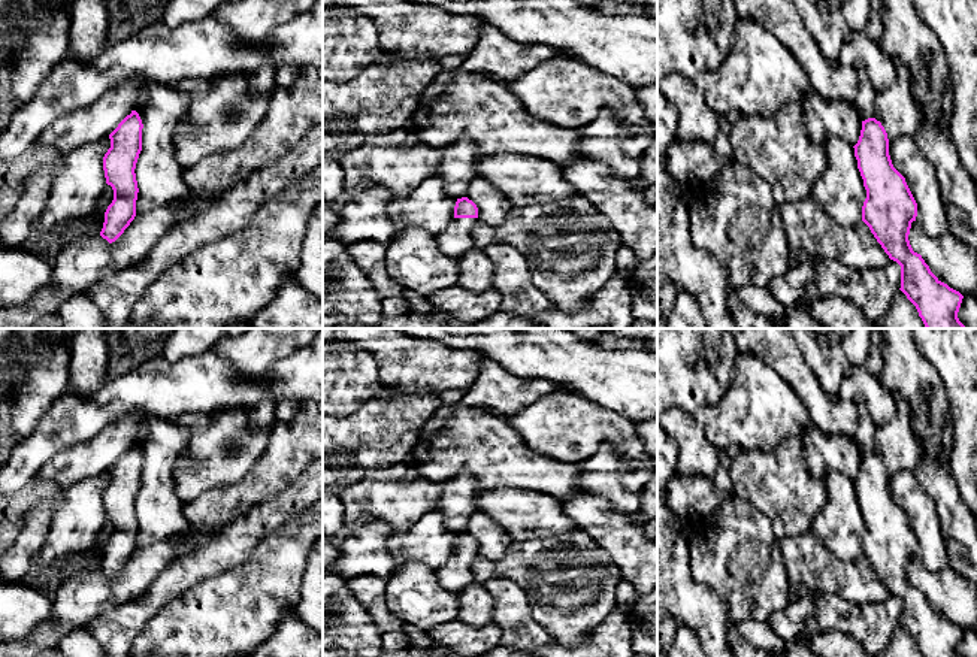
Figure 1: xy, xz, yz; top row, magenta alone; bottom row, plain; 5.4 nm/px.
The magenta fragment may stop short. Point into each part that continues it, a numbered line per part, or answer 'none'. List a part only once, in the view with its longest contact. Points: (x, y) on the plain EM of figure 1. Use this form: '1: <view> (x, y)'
1: xz (454, 575)

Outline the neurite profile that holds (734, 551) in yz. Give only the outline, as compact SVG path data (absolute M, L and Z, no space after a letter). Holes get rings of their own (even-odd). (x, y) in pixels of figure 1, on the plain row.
M733 493L725 494L713 515L692 526L690 570L726 600L733 624L766 621L790 600L769 518Z

